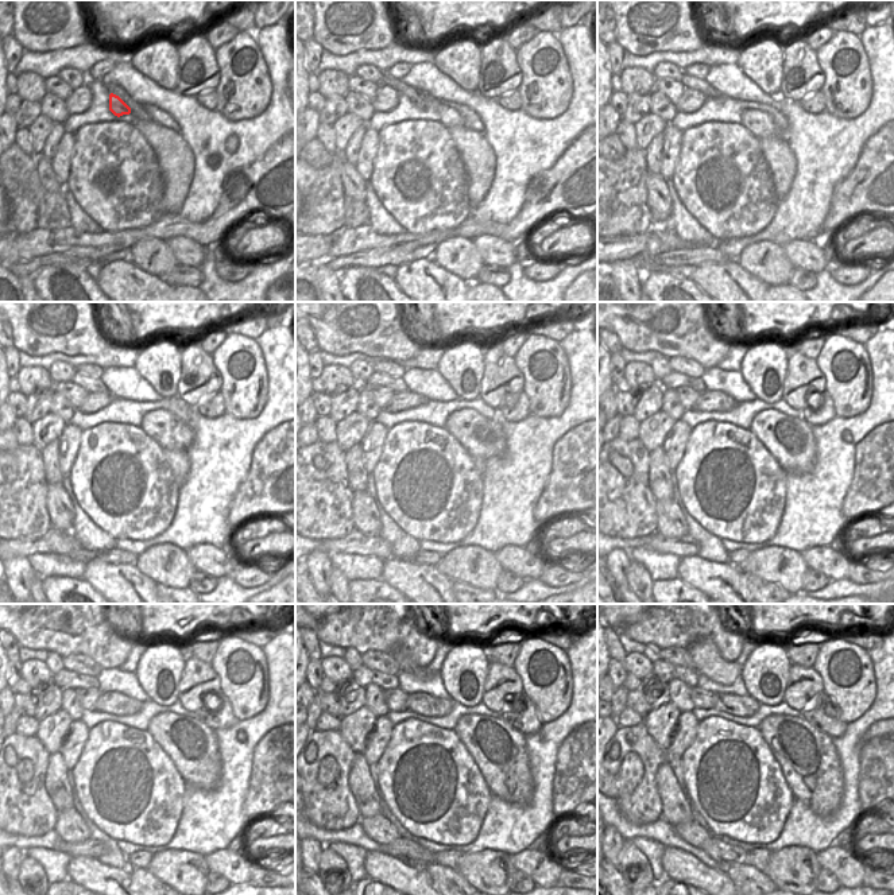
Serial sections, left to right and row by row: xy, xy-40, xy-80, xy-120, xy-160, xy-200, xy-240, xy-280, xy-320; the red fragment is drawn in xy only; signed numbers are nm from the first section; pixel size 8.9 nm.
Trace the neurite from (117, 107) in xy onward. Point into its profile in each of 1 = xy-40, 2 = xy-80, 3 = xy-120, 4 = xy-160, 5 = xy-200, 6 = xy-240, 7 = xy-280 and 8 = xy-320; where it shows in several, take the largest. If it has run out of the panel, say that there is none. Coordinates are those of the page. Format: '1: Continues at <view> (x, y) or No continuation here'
1: Continues at xy-40 (399, 85)
2: Continues at xy-80 (688, 81)
3: Continues at xy-120 (93, 386)
4: Continues at xy-160 (397, 384)
5: Continues at xy-200 (673, 380)
6: Continues at xy-240 (65, 678)
7: Continues at xy-280 (363, 675)
8: Continues at xy-320 (665, 671)

